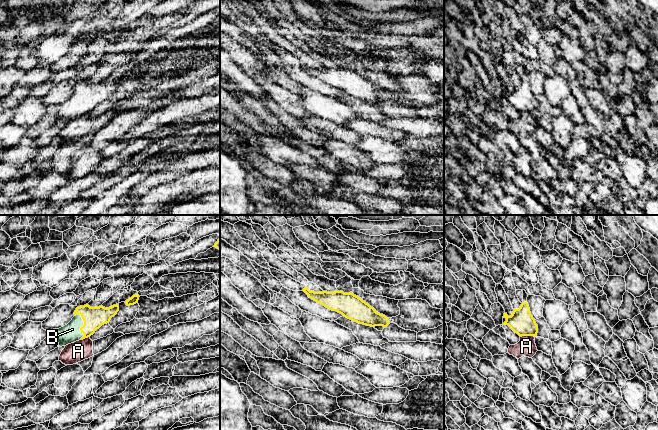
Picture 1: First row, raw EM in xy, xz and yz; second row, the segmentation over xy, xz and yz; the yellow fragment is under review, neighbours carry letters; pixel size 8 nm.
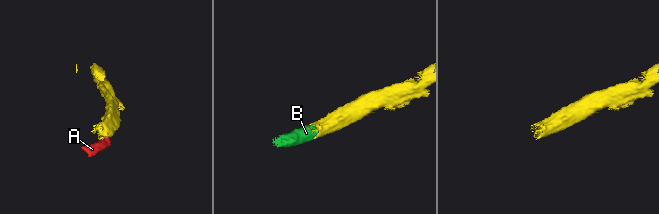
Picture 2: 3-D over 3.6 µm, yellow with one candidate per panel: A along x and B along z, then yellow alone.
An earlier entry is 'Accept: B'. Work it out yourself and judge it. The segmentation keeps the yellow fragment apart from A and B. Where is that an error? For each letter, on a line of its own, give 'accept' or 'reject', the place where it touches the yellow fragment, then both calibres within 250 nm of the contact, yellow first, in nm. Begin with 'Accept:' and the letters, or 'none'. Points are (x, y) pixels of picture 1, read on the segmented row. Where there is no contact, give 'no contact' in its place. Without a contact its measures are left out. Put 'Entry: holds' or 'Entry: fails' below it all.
Accept: B
A: reject; contact yz (527, 335); calibres 200 and 150 nm
B: accept; contact xy (82, 326); calibres 180 and 160 nm
Entry: holds

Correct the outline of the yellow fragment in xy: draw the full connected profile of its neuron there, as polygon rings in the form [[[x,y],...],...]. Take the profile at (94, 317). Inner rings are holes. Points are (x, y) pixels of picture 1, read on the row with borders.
[[[88,304],[77,307],[72,320],[67,325],[57,329],[59,346],[66,346],[90,337],[102,325],[109,323],[118,311],[118,304],[109,308],[102,305],[90,307]]]

